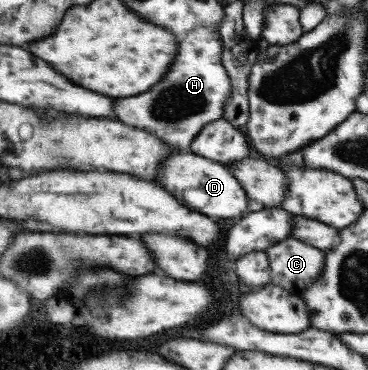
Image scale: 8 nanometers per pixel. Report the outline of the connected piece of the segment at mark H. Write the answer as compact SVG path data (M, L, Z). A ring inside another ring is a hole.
M198 27L180 42L174 64L156 86L137 97L115 101L117 117L122 123L159 136L165 144L181 152L191 153L192 144L203 128L224 118L226 103L233 91L232 79L222 57L220 30Z

